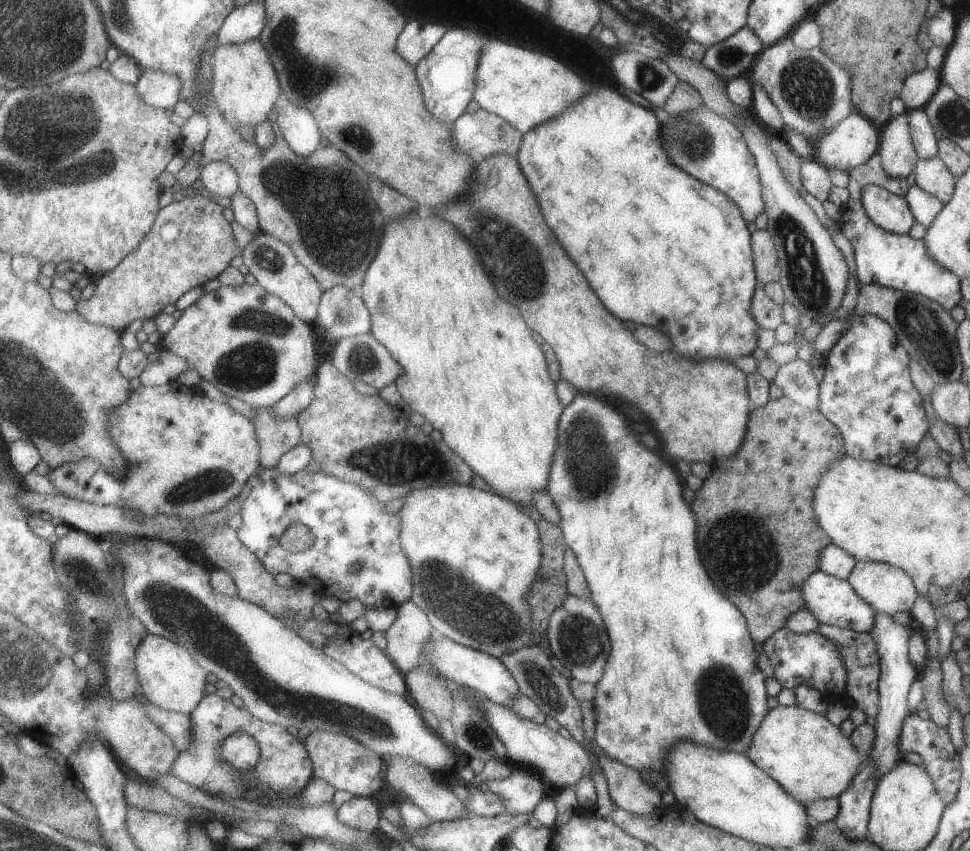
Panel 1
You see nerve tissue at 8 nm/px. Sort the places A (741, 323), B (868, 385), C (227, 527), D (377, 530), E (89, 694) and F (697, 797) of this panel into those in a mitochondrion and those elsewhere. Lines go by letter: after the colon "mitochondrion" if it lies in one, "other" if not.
A: other
B: other
C: other
D: other
E: other
F: other

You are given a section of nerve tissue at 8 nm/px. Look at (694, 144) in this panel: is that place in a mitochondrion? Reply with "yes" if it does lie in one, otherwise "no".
yes

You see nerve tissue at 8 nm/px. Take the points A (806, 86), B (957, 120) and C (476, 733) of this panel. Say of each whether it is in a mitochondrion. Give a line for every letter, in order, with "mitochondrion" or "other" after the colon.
A: mitochondrion
B: mitochondrion
C: mitochondrion

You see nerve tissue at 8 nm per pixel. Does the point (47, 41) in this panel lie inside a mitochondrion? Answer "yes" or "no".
yes

